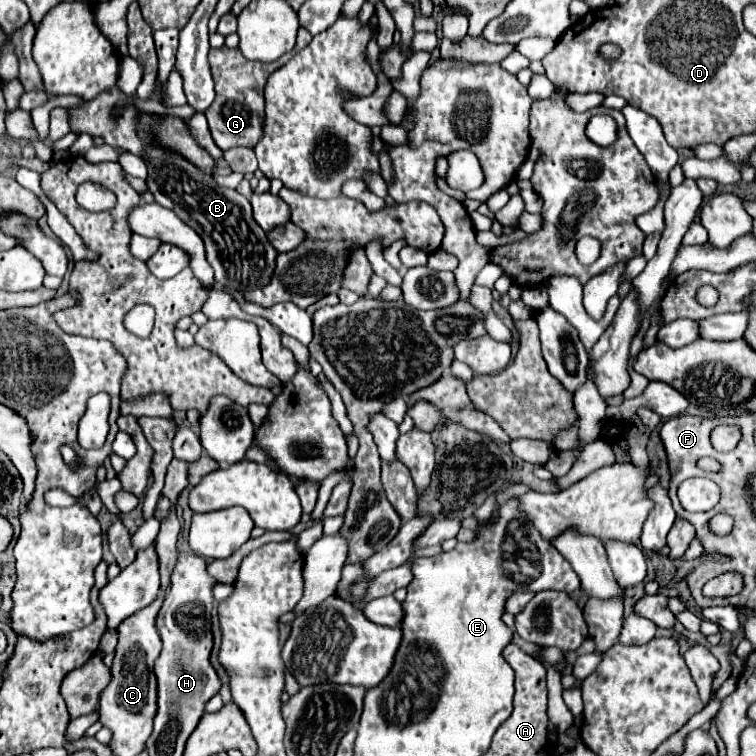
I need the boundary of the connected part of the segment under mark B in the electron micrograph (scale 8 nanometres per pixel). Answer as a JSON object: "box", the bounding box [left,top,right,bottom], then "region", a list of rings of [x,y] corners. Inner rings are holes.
{"box":[137,112,277,292],"region":[[[149,112],[139,114],[139,120],[137,120],[139,138],[143,142],[143,162],[147,164],[147,180],[145,182],[151,190],[151,194],[155,194],[155,202],[165,208],[171,208],[183,222],[187,222],[203,238],[207,262],[215,270],[215,282],[223,284],[219,288],[227,286],[227,288],[231,288],[231,292],[233,290],[245,292],[245,290],[255,290],[255,288],[267,286],[267,282],[271,282],[271,274],[275,270],[277,250],[267,240],[265,230],[255,222],[249,200],[233,188],[219,186],[215,182],[215,178],[211,178],[211,174],[205,174],[203,170],[199,170],[195,164],[191,164],[179,152],[173,152],[173,150],[165,148],[163,144],[159,144],[155,138],[155,128],[161,126],[163,120],[165,120],[165,114],[149,114]]]}

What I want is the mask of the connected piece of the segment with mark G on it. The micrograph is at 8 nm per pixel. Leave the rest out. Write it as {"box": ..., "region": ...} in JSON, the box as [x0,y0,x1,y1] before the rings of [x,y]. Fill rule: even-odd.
{"box":[205,28,313,150],"region":[[[299,28],[295,50],[283,54],[277,62],[271,62],[271,64],[247,60],[247,58],[243,58],[243,54],[239,50],[231,50],[227,46],[209,52],[209,66],[211,66],[211,74],[215,80],[217,96],[215,96],[213,104],[205,110],[205,116],[209,120],[211,136],[221,150],[231,150],[237,146],[253,148],[259,142],[259,138],[263,136],[263,114],[265,114],[263,88],[265,88],[267,76],[275,68],[281,68],[287,60],[291,60],[291,54],[295,56],[299,50],[303,50],[311,42],[311,38],[313,36],[305,28]]]}

